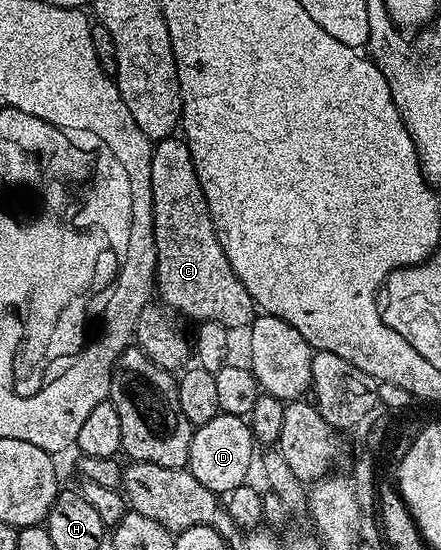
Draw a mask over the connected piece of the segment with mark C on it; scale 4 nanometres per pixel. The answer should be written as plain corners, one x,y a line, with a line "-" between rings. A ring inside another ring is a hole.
171,137
159,139
154,143
152,201
154,202
154,232
156,233
156,261
158,262
157,298
170,311
179,316
187,315
188,318
198,323
219,323
227,329
249,328
256,318
254,302
248,289
240,285
240,277
236,277
232,265
228,265
228,257
224,257
224,249
220,249
220,241
214,232
210,210
206,204
200,181
196,177
192,153
188,149
185,138

